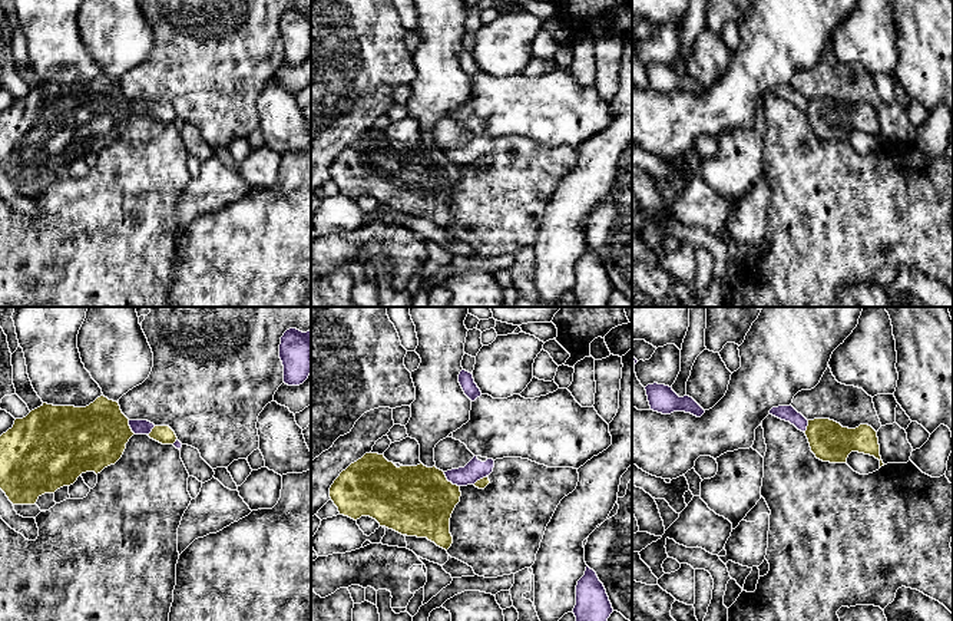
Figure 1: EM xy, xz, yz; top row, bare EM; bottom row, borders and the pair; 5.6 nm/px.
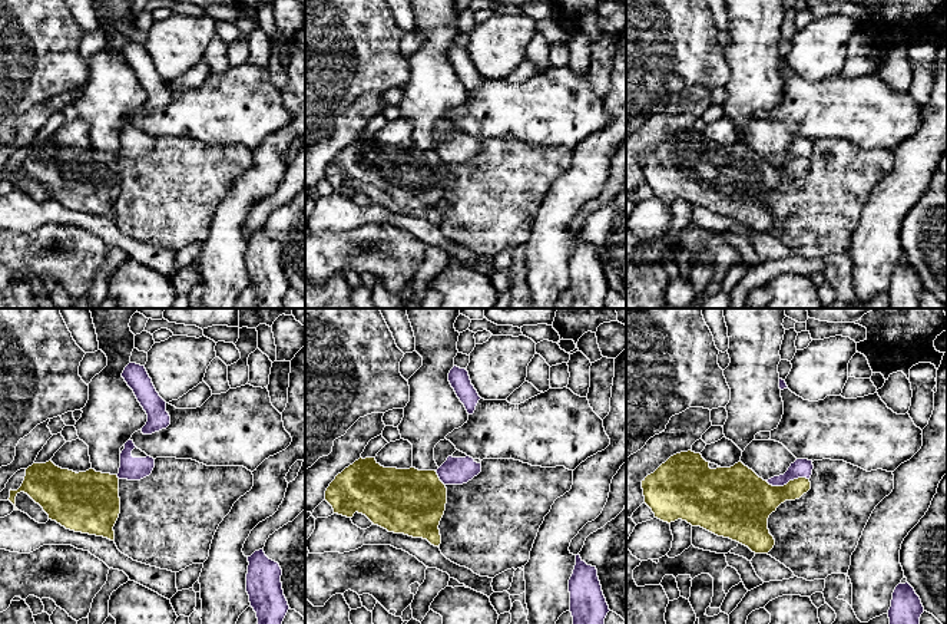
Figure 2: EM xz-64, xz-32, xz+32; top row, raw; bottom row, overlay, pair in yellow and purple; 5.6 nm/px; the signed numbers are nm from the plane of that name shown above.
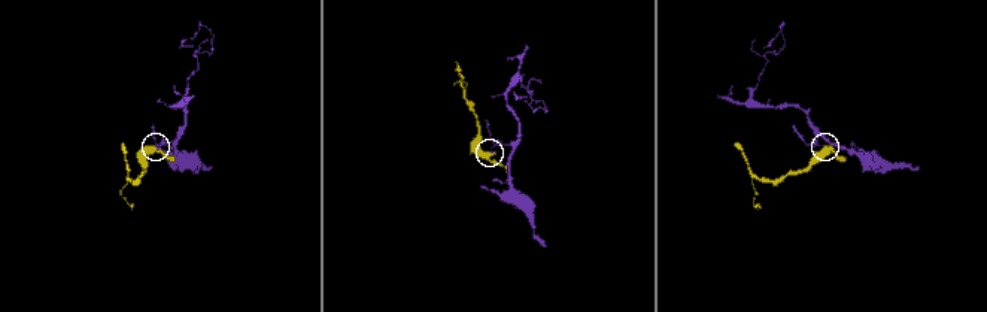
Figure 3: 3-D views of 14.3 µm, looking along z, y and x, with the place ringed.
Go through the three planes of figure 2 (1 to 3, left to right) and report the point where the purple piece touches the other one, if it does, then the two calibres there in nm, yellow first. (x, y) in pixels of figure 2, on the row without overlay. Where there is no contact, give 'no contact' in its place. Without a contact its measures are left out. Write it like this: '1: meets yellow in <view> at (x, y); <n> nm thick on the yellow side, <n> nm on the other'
1: meets yellow in xz-64 at (116, 155); 340 nm thick on the yellow side, 130 nm on the other
2: meets yellow in xz-32 at (439, 157); 360 nm thick on the yellow side, 160 nm on the other
3: meets yellow in xz+32 at (788, 161); 280 nm thick on the yellow side, 110 nm on the other

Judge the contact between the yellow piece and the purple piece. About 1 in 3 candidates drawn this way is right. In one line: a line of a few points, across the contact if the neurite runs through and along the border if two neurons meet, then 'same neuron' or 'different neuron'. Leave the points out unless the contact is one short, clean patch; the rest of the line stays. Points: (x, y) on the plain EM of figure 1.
line xz (443, 151), (449, 159), (459, 165); different neuron

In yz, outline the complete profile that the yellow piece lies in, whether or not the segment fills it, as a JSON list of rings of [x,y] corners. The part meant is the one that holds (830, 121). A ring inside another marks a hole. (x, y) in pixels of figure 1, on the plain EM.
[[[830,98],[808,99],[804,110],[811,131],[817,138],[830,142],[847,142],[851,131],[874,135],[884,145],[880,135],[877,110],[868,103],[856,108],[843,106]]]

